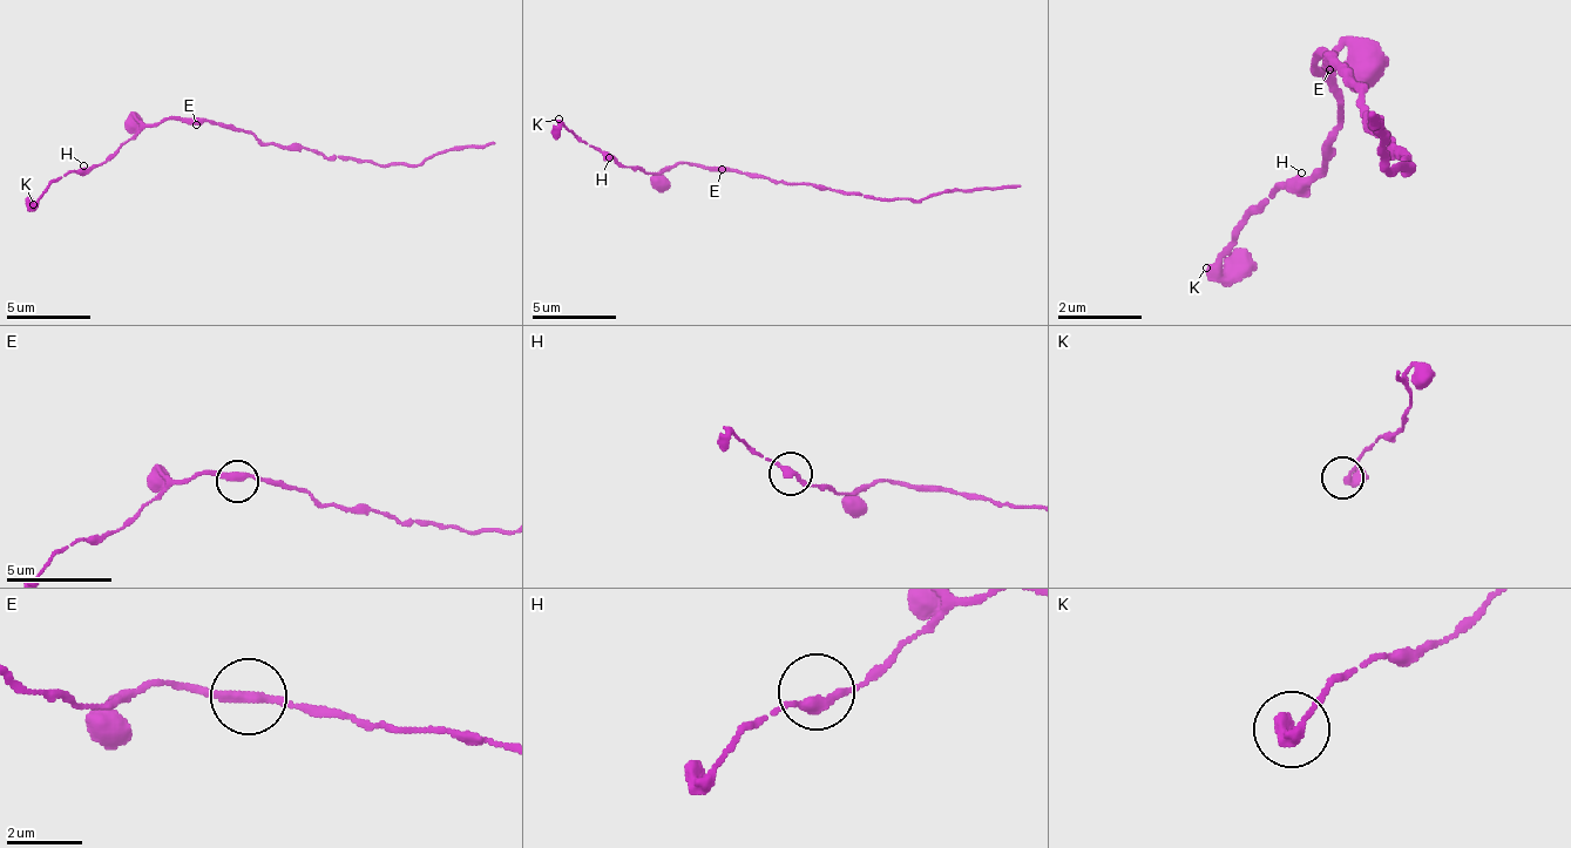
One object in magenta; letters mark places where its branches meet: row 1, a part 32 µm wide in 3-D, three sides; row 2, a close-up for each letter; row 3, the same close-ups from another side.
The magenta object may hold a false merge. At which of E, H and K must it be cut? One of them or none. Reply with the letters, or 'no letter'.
no letter

